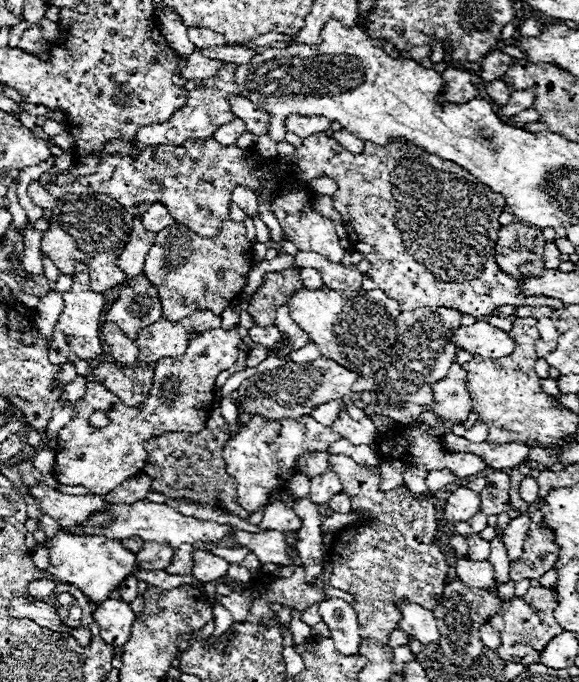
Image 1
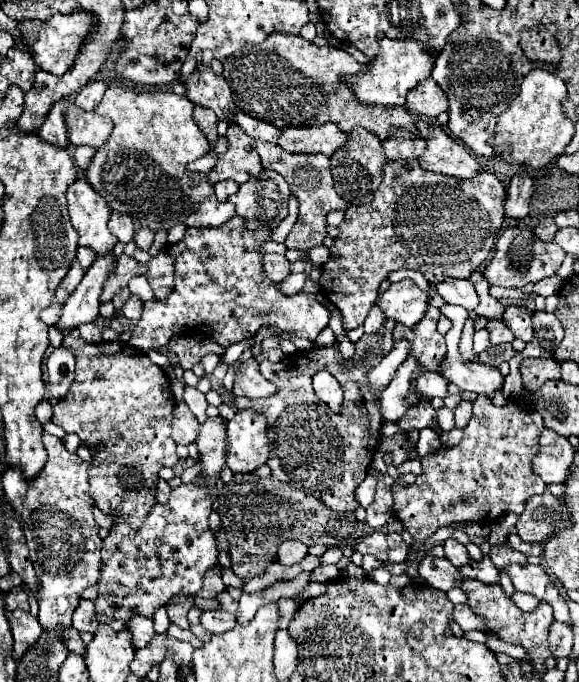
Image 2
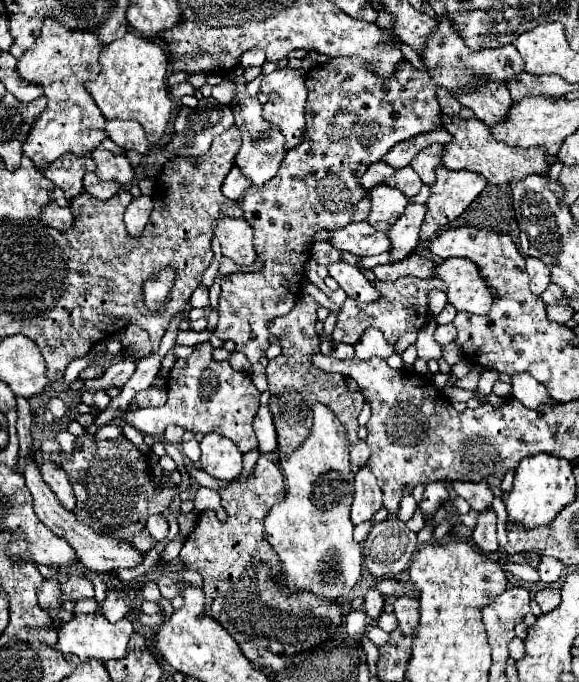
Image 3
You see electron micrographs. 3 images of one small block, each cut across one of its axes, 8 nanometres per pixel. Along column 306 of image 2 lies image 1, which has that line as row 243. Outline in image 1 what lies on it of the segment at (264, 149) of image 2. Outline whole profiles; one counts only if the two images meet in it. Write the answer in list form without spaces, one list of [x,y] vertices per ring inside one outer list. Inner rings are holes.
[[[232,218],[222,222],[222,230],[214,238],[196,236],[190,228],[174,224],[156,234],[156,242],[150,248],[144,264],[144,272],[160,292],[164,318],[178,322],[190,316],[198,308],[208,308],[222,314],[230,302],[244,288],[246,272],[252,264],[252,244],[246,236],[246,226]]]

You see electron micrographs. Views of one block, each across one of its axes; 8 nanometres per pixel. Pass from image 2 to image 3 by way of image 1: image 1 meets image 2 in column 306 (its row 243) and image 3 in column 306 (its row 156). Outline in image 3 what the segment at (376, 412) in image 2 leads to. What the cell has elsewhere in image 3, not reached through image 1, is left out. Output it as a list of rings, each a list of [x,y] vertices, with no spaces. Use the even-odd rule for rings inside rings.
[[[302,294],[290,314],[276,316],[268,322],[268,328],[282,328],[278,336],[282,354],[270,360],[266,366],[270,386],[270,410],[274,414],[274,426],[278,434],[278,454],[282,458],[288,458],[308,438],[308,434],[312,432],[312,404],[322,402],[336,414],[340,424],[346,428],[346,440],[350,446],[350,466],[356,474],[370,458],[370,448],[366,440],[360,440],[358,436],[358,414],[364,406],[364,400],[360,388],[352,378],[342,374],[328,374],[312,364],[312,356],[320,352],[320,340],[316,332],[318,308],[320,306],[312,296]]]

